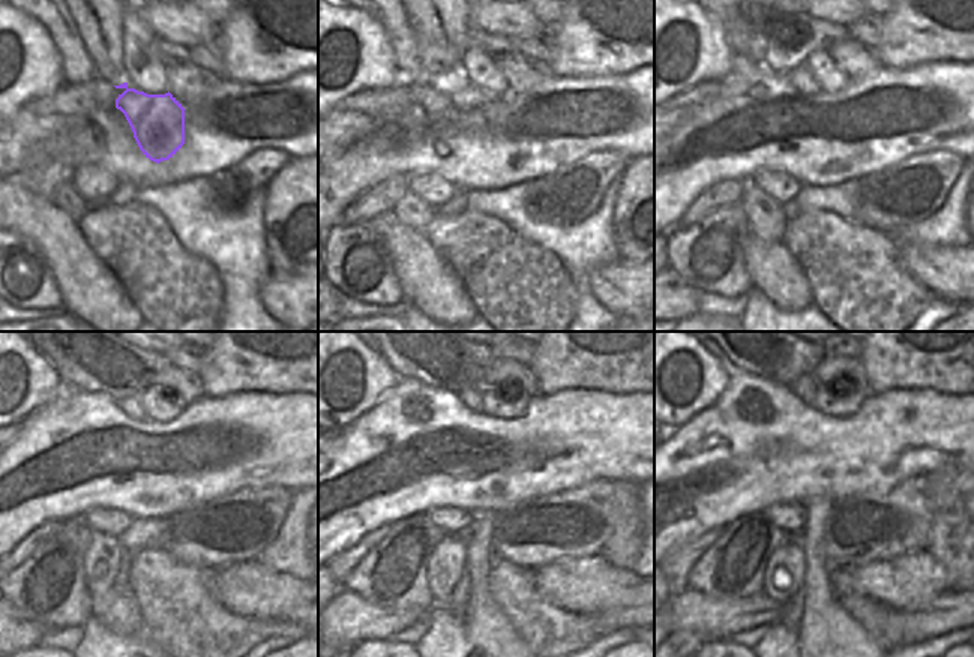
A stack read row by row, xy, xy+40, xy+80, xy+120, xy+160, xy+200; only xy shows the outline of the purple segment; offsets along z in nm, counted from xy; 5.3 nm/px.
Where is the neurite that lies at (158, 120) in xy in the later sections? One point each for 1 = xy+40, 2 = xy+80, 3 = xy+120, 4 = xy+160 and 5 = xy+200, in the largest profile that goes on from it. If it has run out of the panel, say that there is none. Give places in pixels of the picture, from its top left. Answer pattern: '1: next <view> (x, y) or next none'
1: next xy+40 (455, 80)
2: next xy+80 (800, 77)
3: next xy+120 (131, 405)
4: next xy+160 (470, 398)
5: next xy+200 (805, 387)

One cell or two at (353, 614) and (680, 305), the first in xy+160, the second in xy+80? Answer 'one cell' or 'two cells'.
one cell

